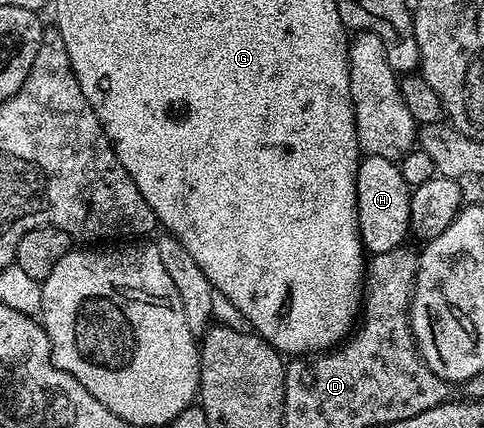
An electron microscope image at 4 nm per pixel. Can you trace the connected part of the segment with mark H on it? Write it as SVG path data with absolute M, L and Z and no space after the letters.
M364 156L359 162L357 177L357 215L359 237L364 250L374 255L393 251L404 244L411 233L410 201L412 186L405 183L398 164L384 157Z

